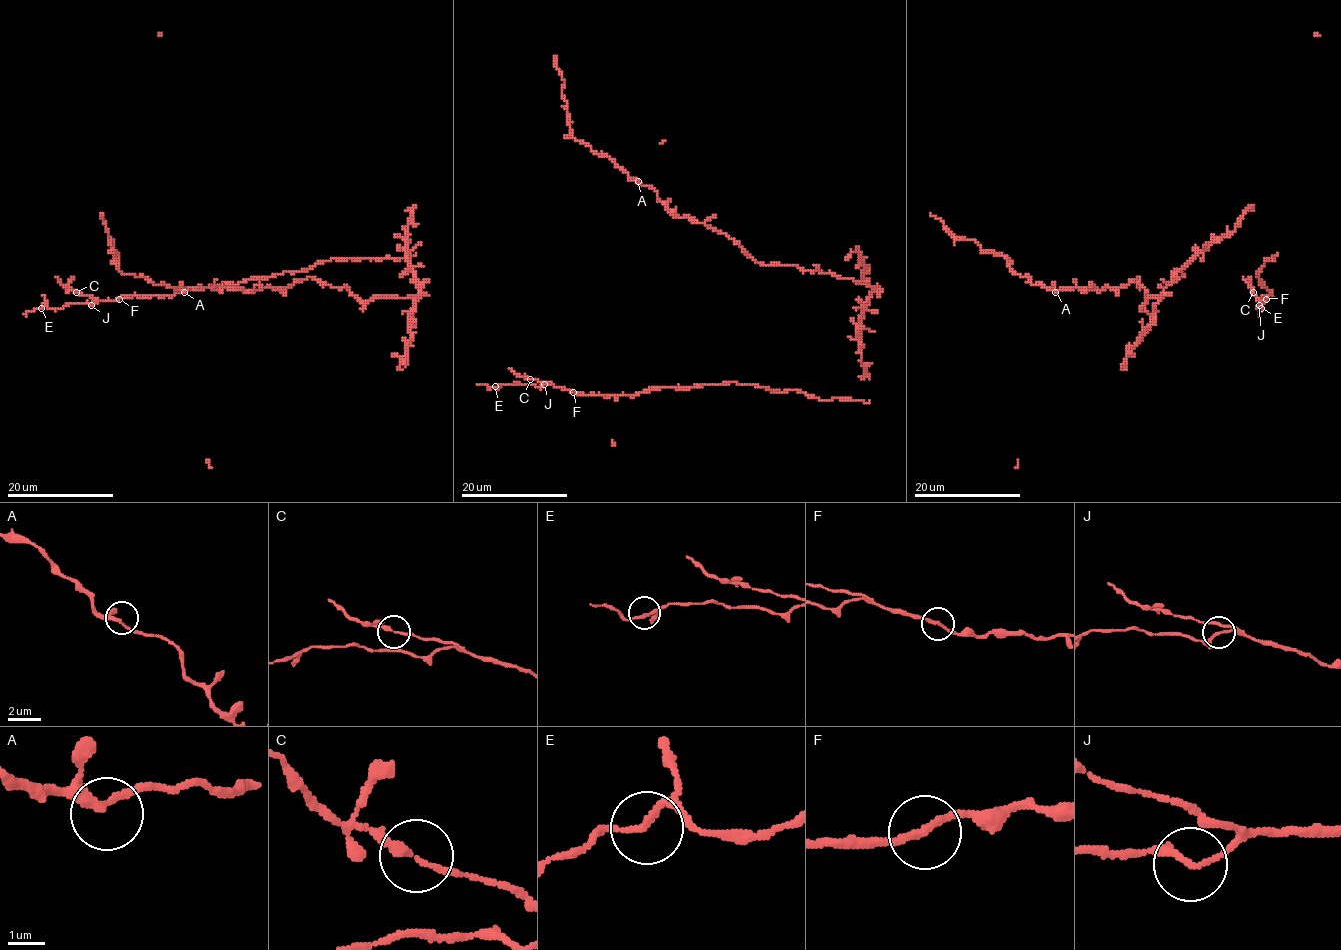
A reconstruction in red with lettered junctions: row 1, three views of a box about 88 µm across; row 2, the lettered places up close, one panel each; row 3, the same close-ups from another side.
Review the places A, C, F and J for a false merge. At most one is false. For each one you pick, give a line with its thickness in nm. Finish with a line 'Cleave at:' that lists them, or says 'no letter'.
Cleave at: no letter

